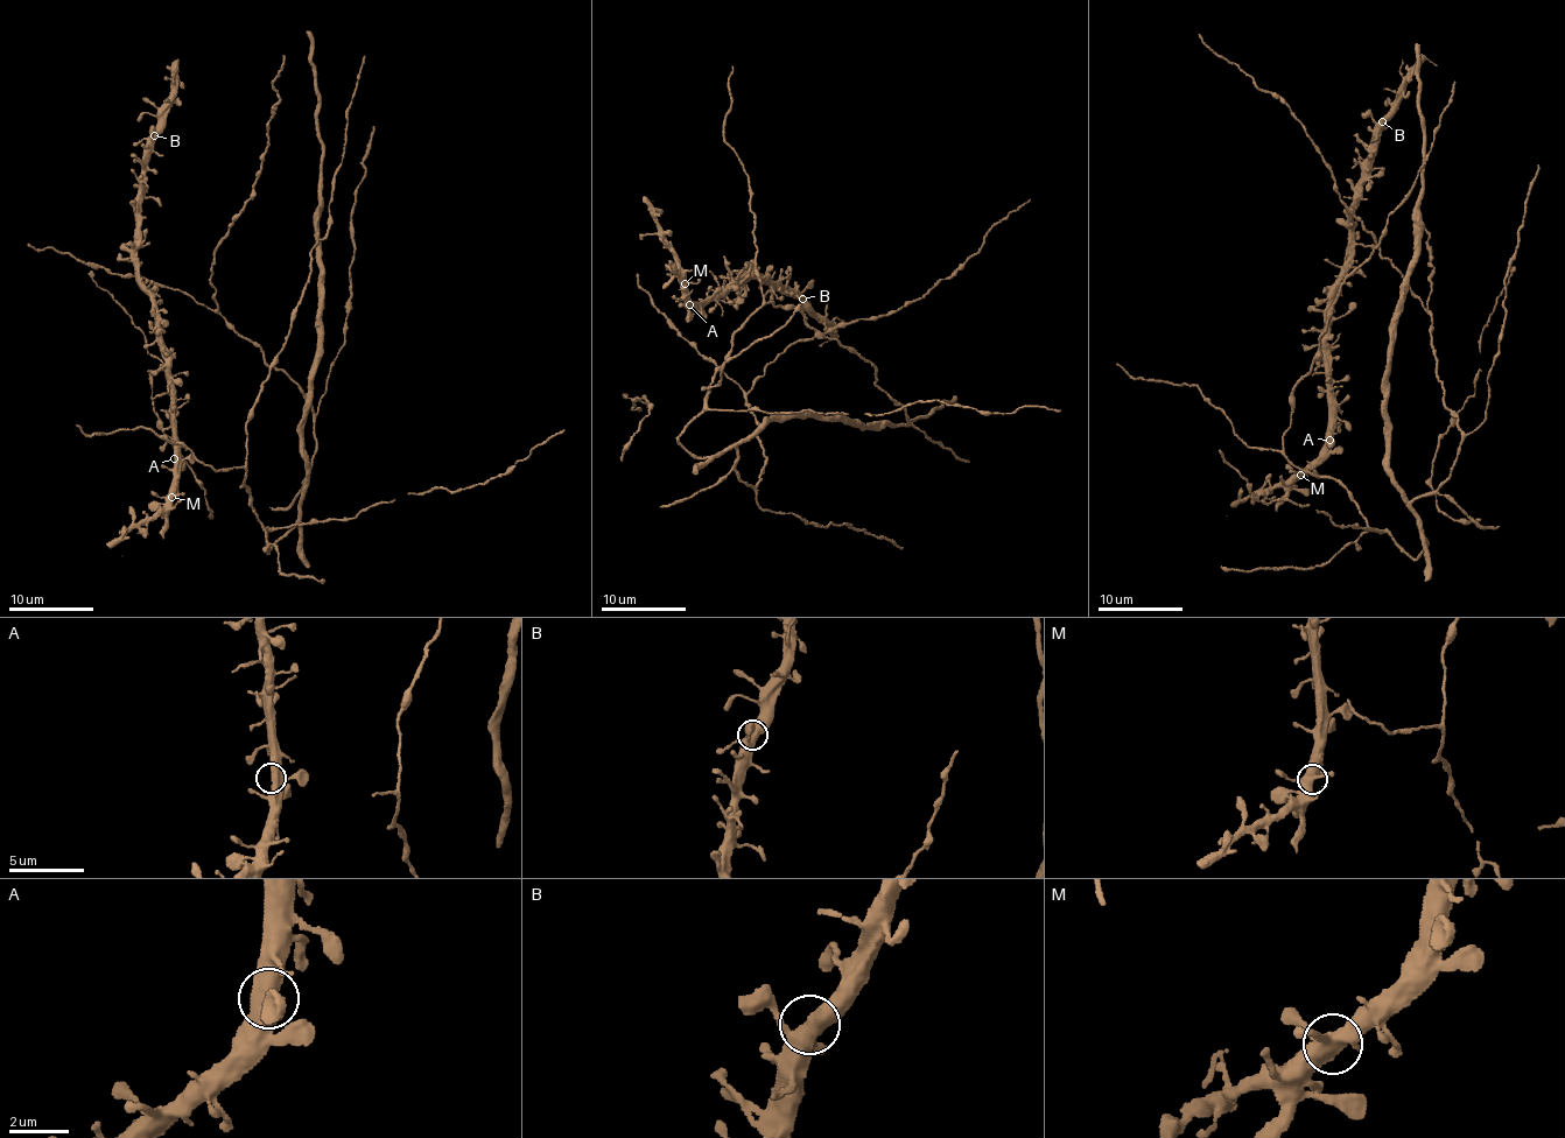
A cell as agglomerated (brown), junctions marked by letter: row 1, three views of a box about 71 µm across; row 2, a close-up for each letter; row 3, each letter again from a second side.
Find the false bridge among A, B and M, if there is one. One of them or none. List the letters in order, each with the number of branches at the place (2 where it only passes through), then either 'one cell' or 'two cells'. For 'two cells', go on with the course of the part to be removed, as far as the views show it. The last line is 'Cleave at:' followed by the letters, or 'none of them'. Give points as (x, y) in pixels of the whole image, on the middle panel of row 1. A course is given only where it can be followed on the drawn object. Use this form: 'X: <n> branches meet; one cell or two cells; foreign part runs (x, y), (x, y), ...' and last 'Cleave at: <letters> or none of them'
A: 3 branches meet; one cell
B: 4 branches meet; one cell
M: 4 branches meet; one cell
Cleave at: none of them

